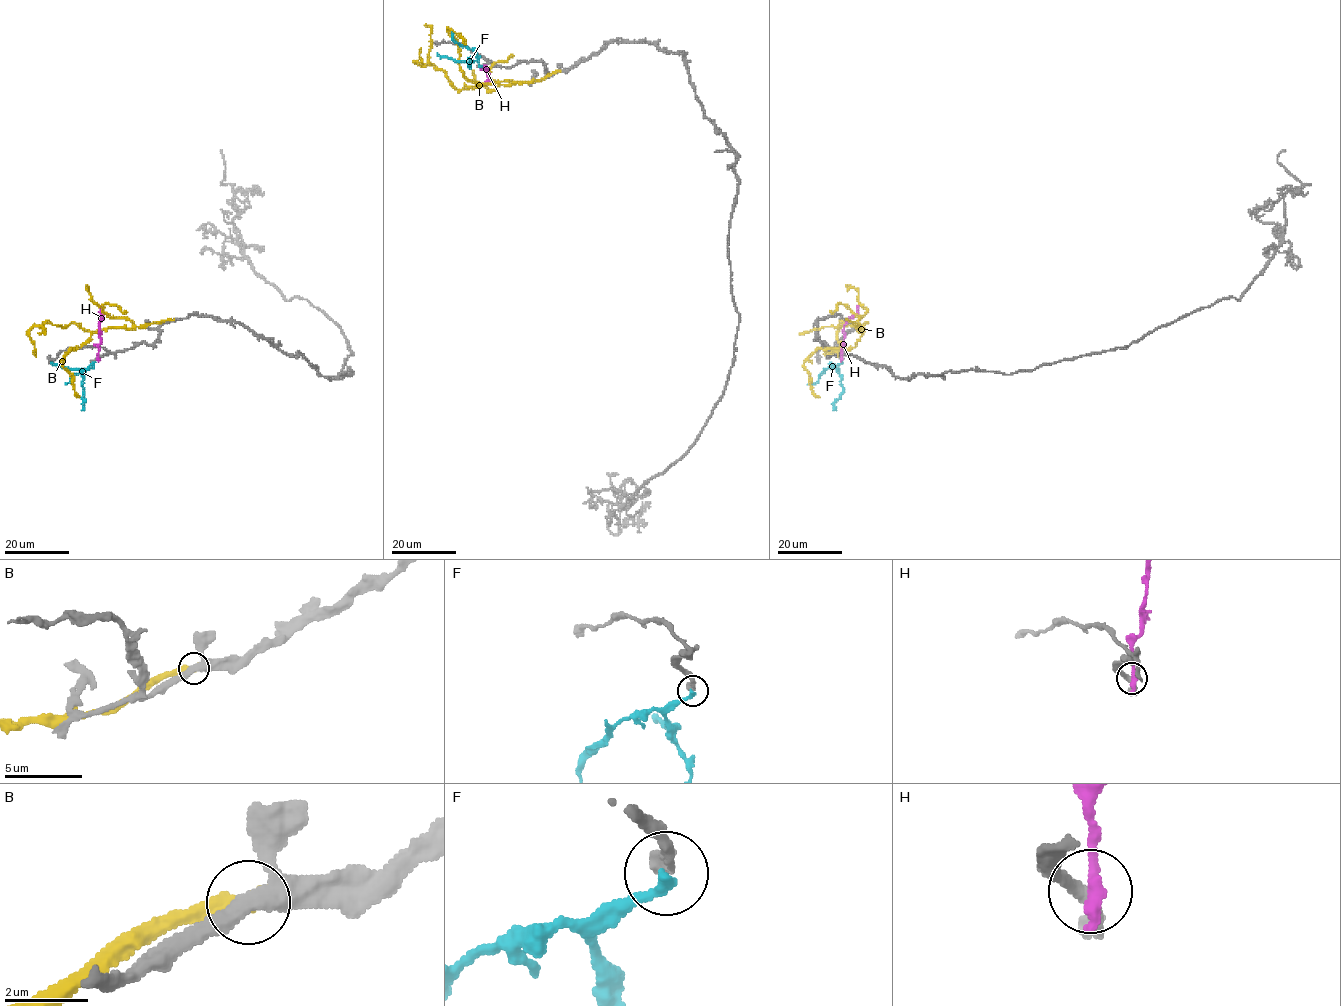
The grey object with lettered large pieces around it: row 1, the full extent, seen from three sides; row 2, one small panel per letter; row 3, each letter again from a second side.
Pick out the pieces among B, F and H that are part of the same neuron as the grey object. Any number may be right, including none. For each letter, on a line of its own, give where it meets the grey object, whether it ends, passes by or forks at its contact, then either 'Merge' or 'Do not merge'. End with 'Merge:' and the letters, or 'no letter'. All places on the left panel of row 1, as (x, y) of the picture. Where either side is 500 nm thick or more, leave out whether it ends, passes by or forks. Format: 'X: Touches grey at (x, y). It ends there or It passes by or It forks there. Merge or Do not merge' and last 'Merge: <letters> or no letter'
B: Touches grey at (171, 320). Do not merge
F: Touches grey at (93, 361). It ends there. Do not merge
H: Touches grey at (98, 358). It ends there. Do not merge
Merge: no letter

